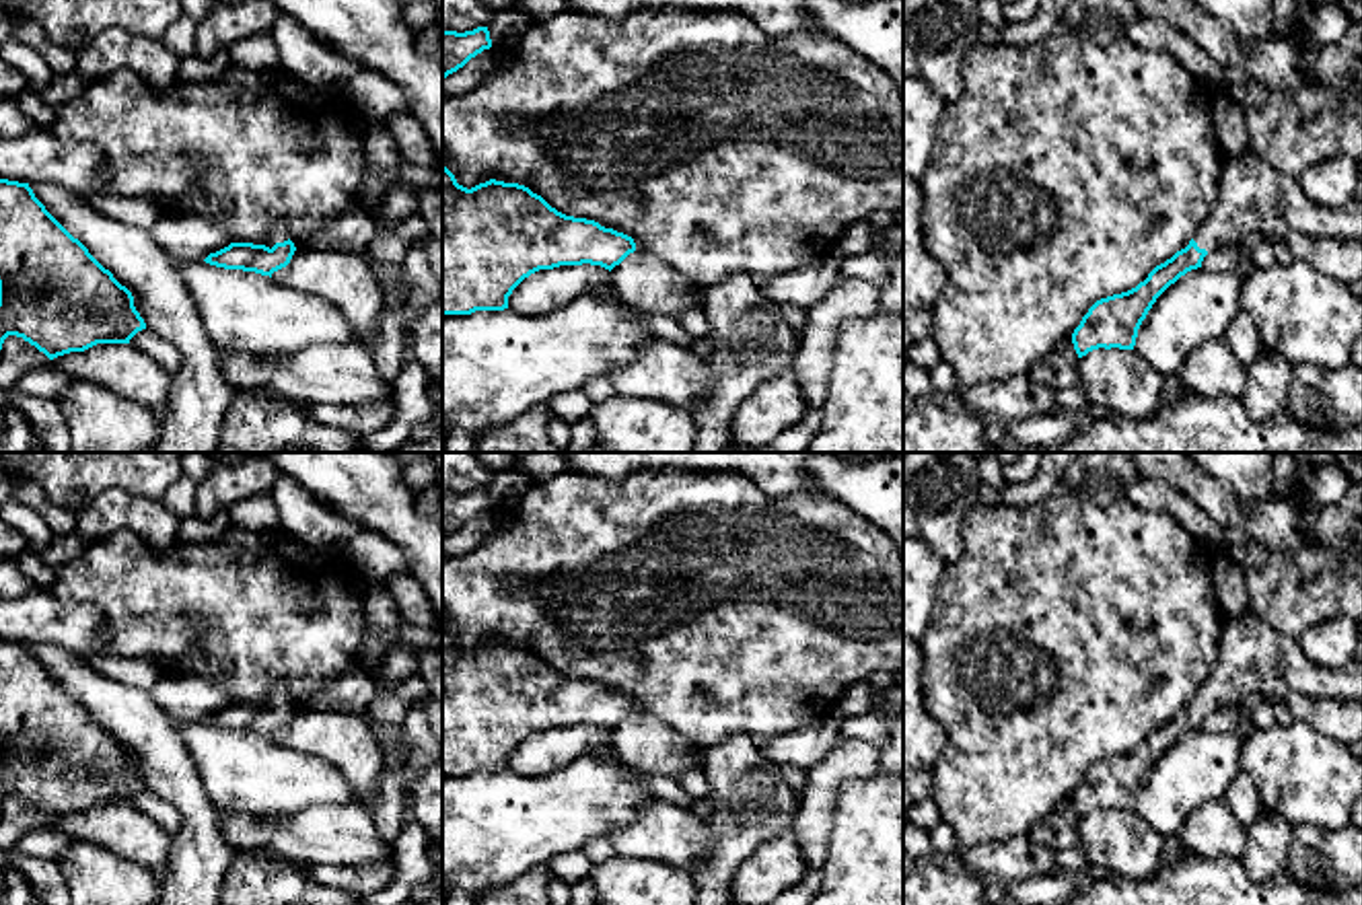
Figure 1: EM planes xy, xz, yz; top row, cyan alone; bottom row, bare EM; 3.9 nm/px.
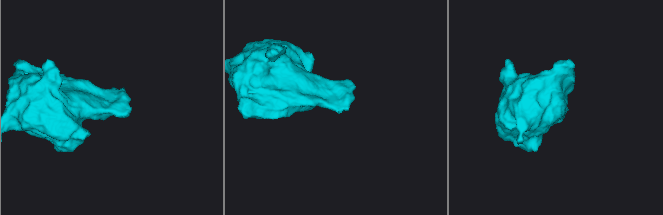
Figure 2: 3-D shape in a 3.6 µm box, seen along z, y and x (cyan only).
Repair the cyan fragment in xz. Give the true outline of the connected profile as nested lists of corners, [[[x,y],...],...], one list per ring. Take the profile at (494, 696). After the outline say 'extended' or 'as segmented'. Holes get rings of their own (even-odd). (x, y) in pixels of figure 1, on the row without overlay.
[[[442,625],[442,775],[504,771],[512,751],[539,730],[590,724],[611,732],[634,712],[632,697],[566,677],[525,646],[490,640],[467,650]]]; as segmented

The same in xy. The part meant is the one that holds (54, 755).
[[[0,640],[0,810],[8,796],[16,796],[53,821],[97,804],[130,804],[142,790],[146,784],[132,753],[45,671],[29,644]]]; as segmented

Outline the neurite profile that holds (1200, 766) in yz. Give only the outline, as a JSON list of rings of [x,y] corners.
[[[1191,730],[1171,745],[1142,782],[1134,812],[1167,837],[1179,837],[1189,814],[1210,800],[1224,800],[1241,771],[1245,736]]]

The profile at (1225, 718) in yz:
[[[1220,705],[1212,712],[1202,722],[1202,728],[1208,732],[1234,732],[1239,730],[1239,705]]]

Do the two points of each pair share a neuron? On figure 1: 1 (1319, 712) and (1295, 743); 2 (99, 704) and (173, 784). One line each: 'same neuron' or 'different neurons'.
1: different neurons
2: same neuron

